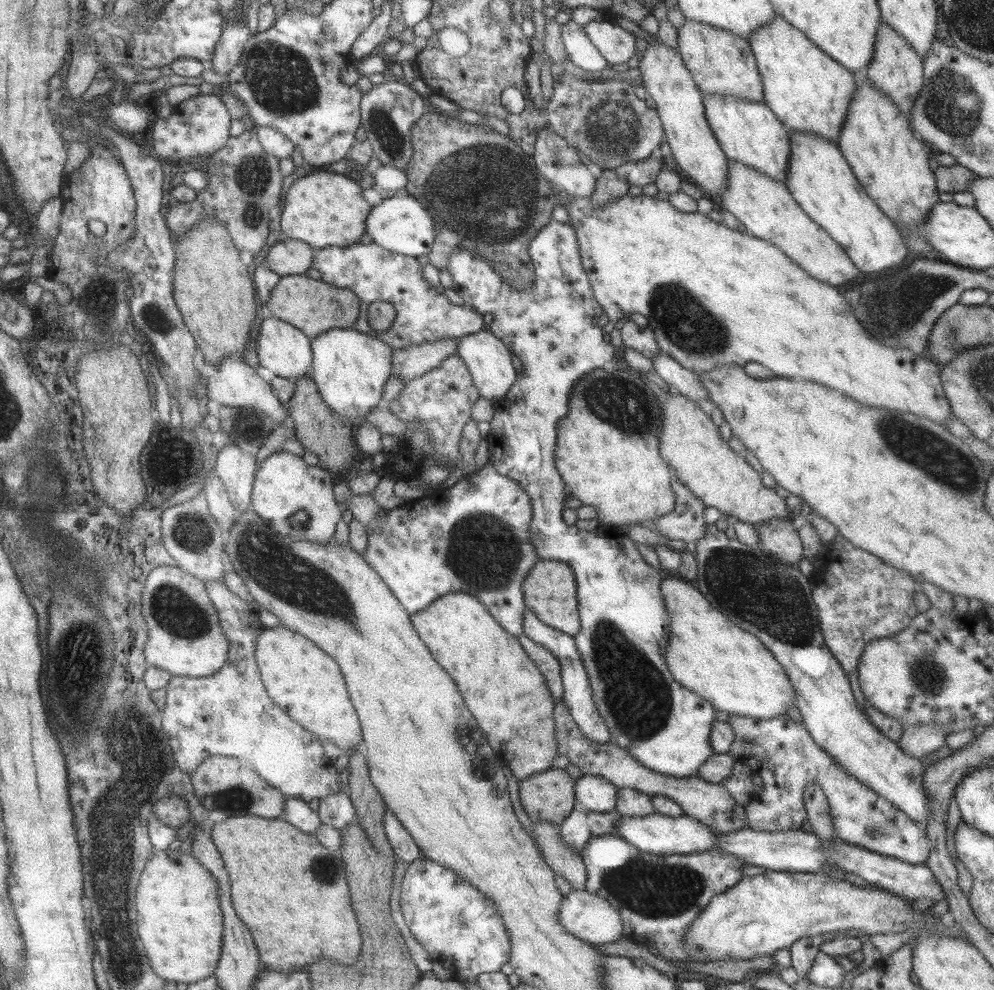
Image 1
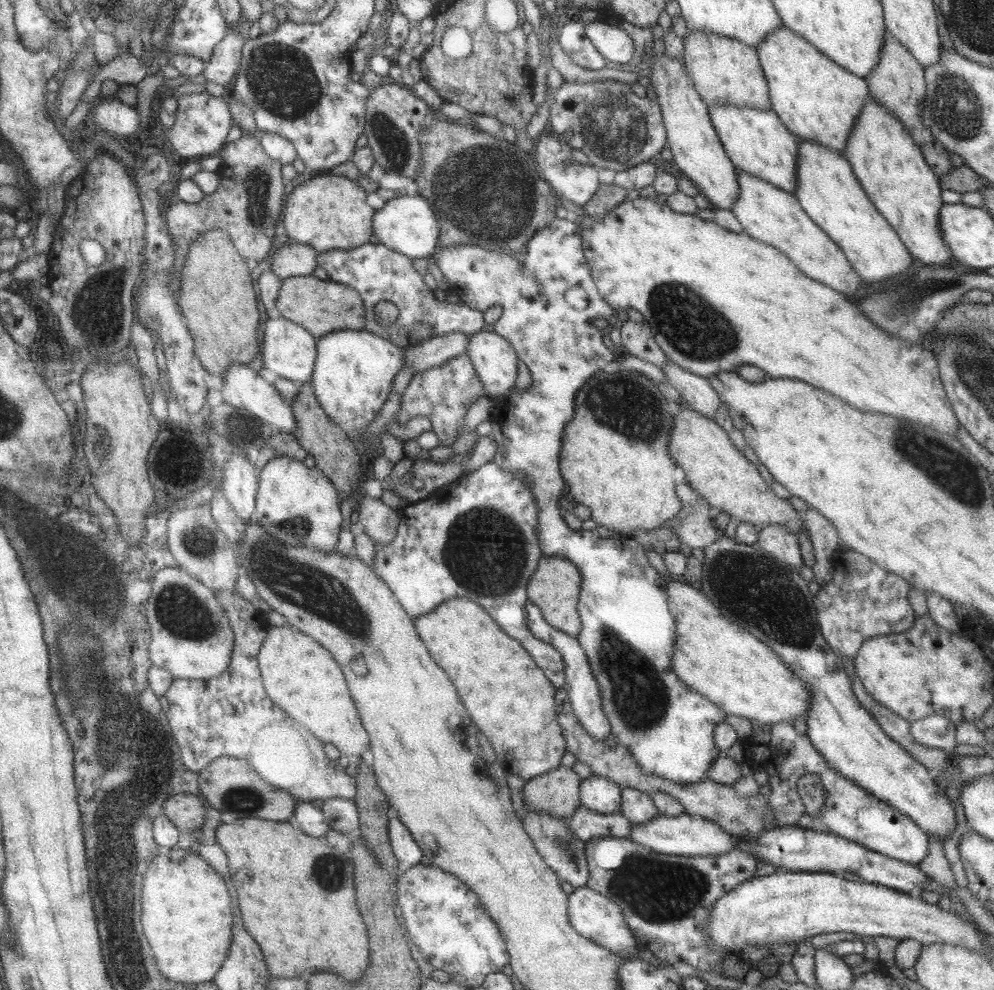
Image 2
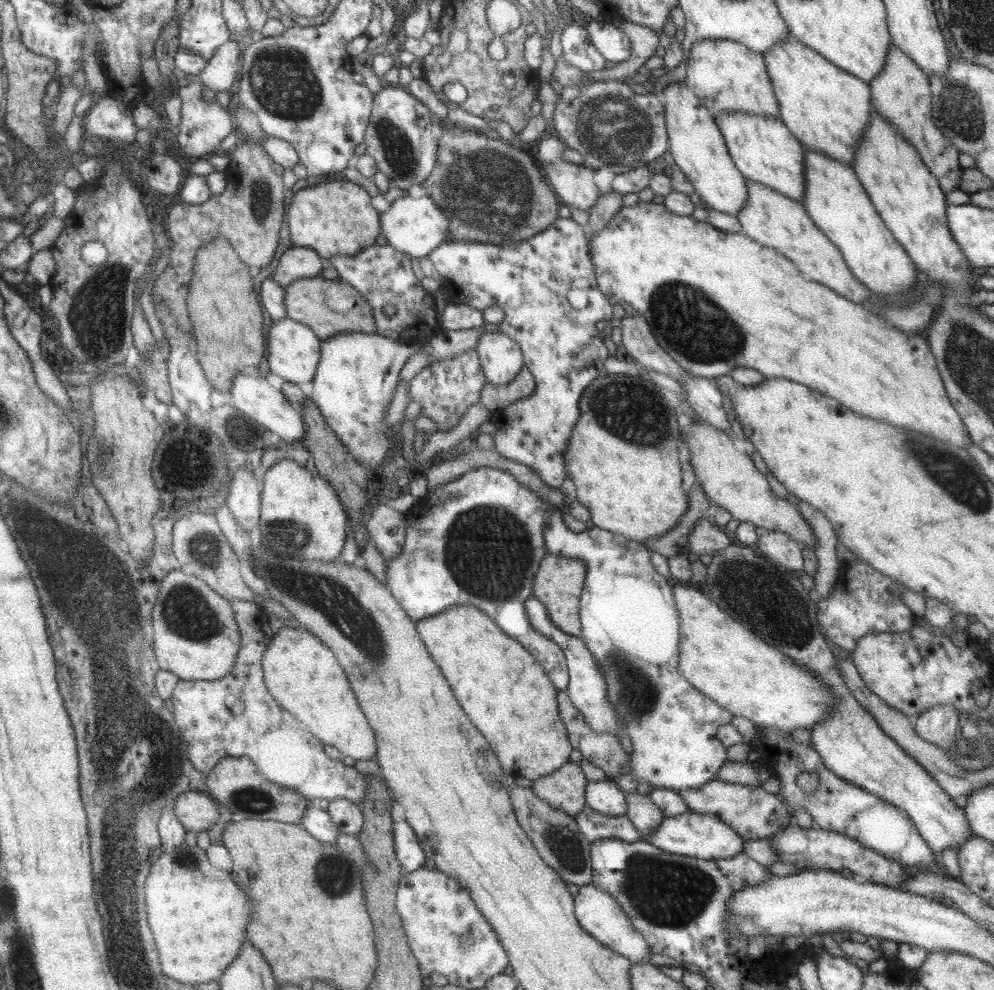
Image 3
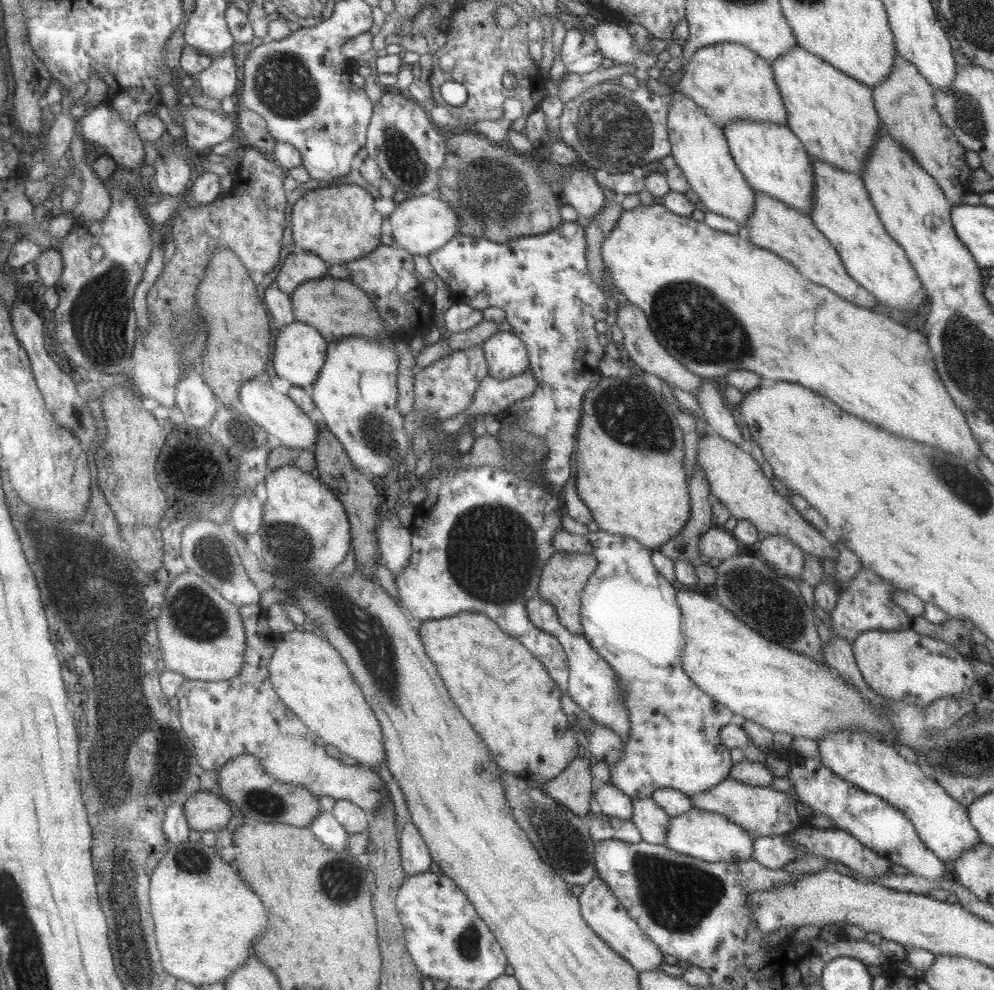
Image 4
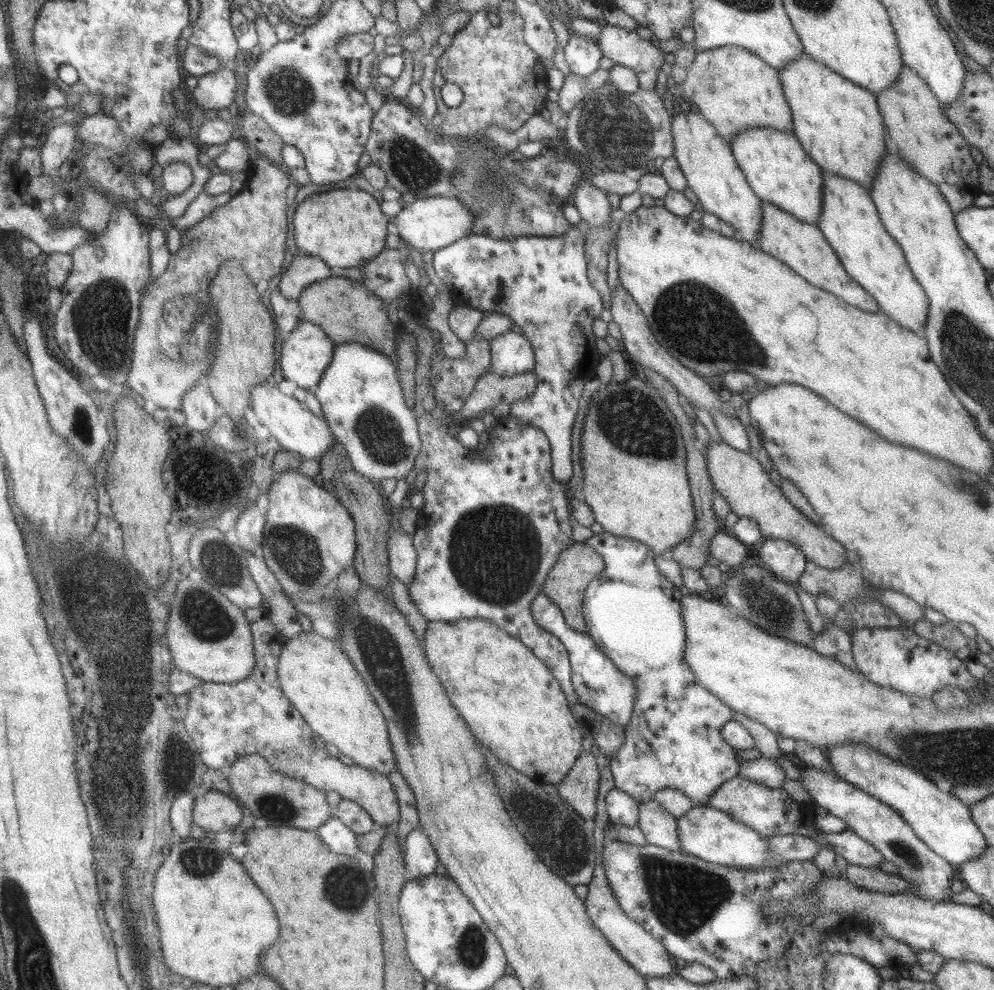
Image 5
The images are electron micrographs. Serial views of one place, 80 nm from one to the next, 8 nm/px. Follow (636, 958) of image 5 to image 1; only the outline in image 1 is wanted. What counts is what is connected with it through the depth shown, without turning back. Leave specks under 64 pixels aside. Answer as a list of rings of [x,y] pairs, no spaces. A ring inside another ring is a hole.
[[[570,889],[567,895],[561,899],[556,916],[558,916],[557,922],[567,933],[591,944],[591,946],[614,943],[623,938],[623,926],[619,913],[611,908],[606,900],[587,892],[585,889]]]

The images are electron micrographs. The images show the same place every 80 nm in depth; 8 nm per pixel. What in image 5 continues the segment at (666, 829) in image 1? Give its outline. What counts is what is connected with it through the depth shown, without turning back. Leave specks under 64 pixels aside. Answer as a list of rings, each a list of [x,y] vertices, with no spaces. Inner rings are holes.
[[[693,805],[683,816],[676,817],[679,850],[708,863],[734,867],[766,866],[768,850],[767,836],[761,836],[748,826],[733,820],[728,814],[715,808]]]

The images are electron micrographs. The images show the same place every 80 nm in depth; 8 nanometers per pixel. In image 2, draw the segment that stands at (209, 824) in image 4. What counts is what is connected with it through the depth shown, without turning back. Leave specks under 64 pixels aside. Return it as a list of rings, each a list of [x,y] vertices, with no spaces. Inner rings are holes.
[[[177,794],[167,798],[164,814],[172,820],[179,830],[191,832],[203,826],[205,820],[205,800],[196,794]]]

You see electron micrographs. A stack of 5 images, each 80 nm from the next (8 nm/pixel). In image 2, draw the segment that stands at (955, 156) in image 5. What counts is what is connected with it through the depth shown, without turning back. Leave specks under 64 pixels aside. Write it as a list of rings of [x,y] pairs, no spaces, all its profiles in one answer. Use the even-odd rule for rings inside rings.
[[[888,32],[885,42],[881,44],[877,64],[865,75],[864,81],[867,83],[869,96],[888,110],[891,116],[895,116],[900,125],[906,128],[909,136],[921,149],[921,154],[933,174],[939,177],[944,175],[952,166],[948,159],[950,153],[921,123],[922,100],[926,91],[924,68]]]

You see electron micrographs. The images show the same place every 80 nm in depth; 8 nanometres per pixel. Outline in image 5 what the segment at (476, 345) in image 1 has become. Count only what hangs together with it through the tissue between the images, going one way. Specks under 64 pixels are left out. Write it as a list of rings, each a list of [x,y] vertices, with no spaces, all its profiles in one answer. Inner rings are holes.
[[[509,330],[488,341],[491,352],[490,372],[493,375],[510,377],[532,370],[533,351],[522,334]]]

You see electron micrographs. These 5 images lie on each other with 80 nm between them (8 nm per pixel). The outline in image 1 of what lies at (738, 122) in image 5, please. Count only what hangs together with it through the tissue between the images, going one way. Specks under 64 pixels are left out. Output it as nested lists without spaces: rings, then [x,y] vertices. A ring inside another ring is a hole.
[[[685,20],[676,28],[677,51],[701,94],[762,100],[762,84],[751,47],[739,36],[709,24]]]

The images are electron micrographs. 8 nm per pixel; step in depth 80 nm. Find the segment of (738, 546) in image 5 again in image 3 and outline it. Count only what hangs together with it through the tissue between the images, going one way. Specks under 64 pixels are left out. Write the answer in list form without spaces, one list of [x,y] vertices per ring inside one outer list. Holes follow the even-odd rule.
[[[701,518],[688,533],[688,545],[695,555],[712,555],[715,551],[725,548],[725,545],[735,543],[732,535],[724,529],[711,524],[706,518]]]

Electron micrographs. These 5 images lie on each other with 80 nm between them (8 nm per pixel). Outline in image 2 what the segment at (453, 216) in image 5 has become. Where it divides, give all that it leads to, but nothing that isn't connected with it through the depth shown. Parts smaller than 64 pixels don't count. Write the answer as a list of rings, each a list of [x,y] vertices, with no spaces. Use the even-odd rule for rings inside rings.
[[[405,192],[400,197],[387,200],[375,211],[373,235],[378,243],[385,244],[400,254],[413,259],[428,259],[436,252],[437,243],[440,242],[440,220],[424,196]]]

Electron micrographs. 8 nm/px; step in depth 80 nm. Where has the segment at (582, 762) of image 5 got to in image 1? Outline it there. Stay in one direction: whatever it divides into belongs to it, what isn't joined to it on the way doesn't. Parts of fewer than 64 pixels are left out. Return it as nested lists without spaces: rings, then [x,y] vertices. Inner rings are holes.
[[[549,768],[518,781],[520,804],[532,822],[544,820],[558,825],[572,810],[578,807],[574,798],[574,781],[562,769]]]

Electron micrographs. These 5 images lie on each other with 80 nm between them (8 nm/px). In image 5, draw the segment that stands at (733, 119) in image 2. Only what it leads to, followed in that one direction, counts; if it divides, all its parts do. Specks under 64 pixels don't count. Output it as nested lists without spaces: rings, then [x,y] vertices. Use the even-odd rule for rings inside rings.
[[[759,127],[745,129],[732,136],[730,151],[761,201],[774,204],[795,218],[816,226],[822,203],[822,169],[802,149],[793,131]]]

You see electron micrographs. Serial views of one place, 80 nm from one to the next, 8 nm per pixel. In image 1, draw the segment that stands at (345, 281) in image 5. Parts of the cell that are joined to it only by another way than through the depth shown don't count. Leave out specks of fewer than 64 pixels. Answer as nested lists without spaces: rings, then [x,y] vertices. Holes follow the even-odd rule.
[[[307,274],[281,277],[271,296],[267,306],[273,316],[289,321],[313,339],[334,328],[354,328],[360,315],[361,299],[354,290],[314,280]]]

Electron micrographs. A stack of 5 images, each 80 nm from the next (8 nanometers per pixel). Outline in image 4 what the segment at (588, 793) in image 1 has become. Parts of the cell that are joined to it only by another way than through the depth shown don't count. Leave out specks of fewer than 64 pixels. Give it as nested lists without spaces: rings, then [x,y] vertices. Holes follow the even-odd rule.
[[[610,782],[592,792],[592,799],[599,805],[604,815],[615,819],[630,820],[632,813],[631,798]]]

